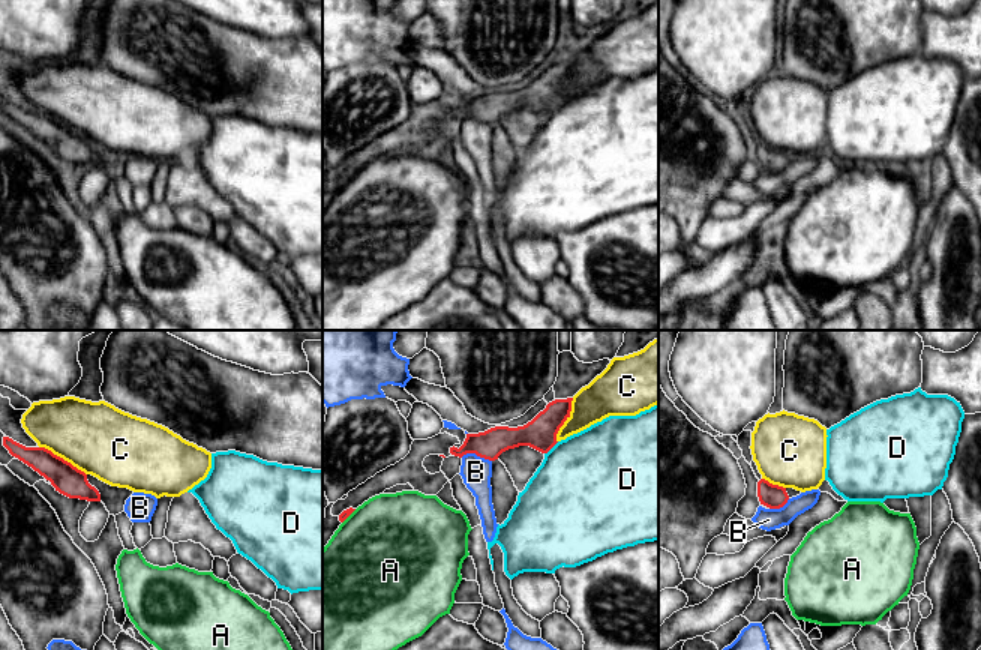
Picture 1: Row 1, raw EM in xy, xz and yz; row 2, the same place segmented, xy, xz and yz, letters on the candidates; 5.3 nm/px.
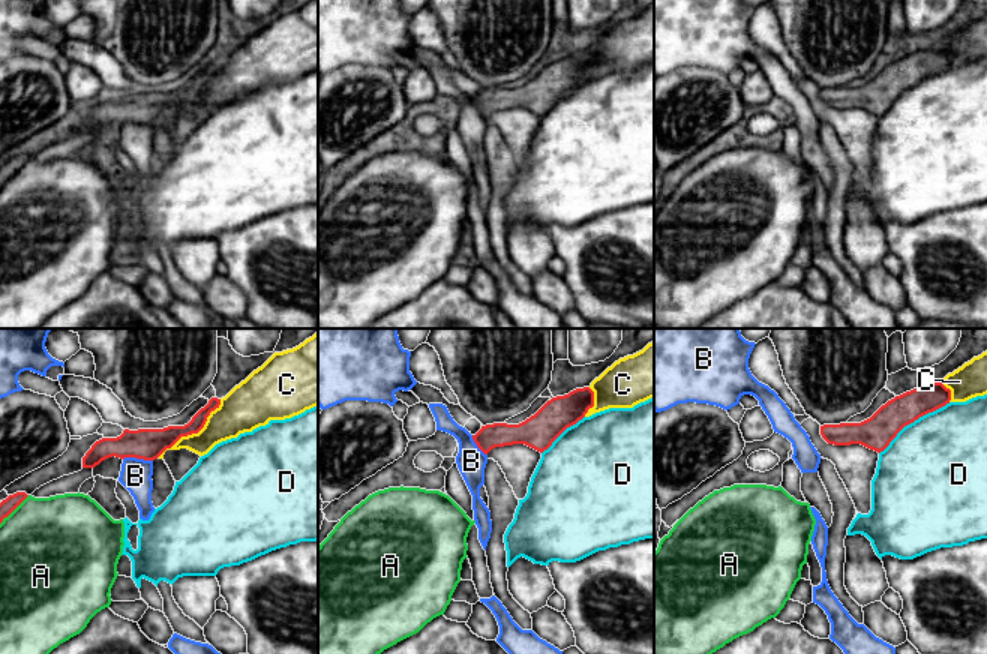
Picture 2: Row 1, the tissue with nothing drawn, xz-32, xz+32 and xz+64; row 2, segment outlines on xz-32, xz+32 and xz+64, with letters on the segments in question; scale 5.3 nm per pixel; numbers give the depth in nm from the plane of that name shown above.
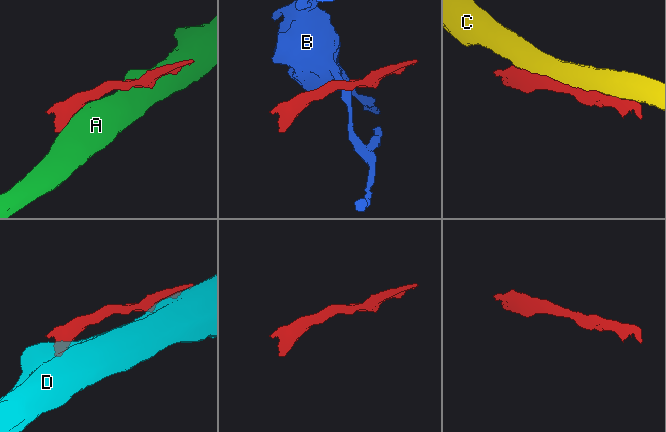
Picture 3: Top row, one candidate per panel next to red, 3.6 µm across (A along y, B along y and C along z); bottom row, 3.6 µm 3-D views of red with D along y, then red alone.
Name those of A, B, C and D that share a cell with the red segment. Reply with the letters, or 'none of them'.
none of them

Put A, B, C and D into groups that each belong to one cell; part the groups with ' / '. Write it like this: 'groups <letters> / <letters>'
groups A / B / C / D

